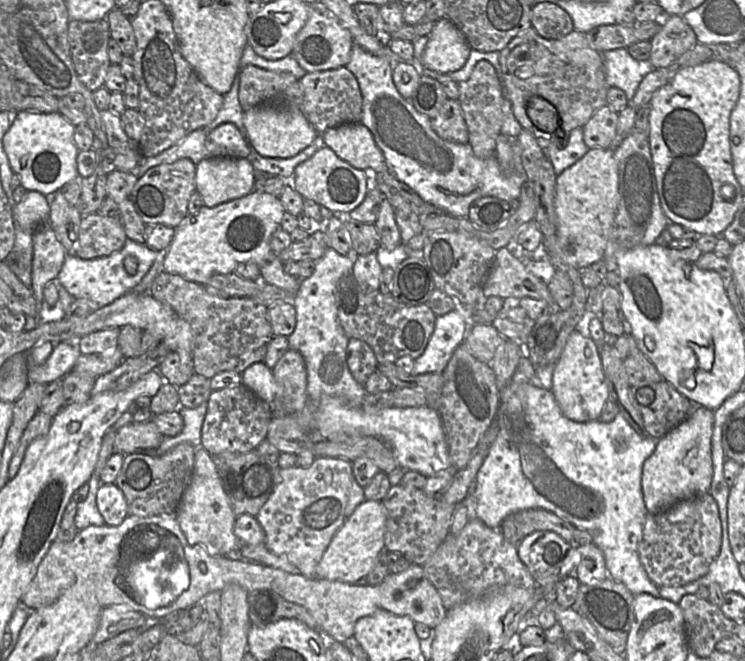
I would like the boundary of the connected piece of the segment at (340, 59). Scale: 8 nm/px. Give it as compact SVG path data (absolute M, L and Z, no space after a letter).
M321 1L309 4L309 18L298 33L292 55L307 72L345 67L354 45L350 32L343 28L337 17Z

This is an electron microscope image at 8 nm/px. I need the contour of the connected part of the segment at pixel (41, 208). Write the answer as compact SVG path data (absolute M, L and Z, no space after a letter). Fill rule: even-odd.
M28 191L13 208L15 226L26 232L34 232L48 222L50 202L38 191Z

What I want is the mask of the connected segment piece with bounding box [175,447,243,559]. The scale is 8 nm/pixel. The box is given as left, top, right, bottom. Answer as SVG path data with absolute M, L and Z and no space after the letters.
M203 447L195 451L193 471L175 515L189 543L203 546L212 556L243 559L234 532L236 515L225 493L214 457Z

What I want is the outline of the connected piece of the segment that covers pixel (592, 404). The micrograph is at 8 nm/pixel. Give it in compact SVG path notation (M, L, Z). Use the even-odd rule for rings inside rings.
M573 330L555 364L552 393L563 412L570 420L586 423L599 420L609 400L609 387L603 372L601 358L595 342Z

